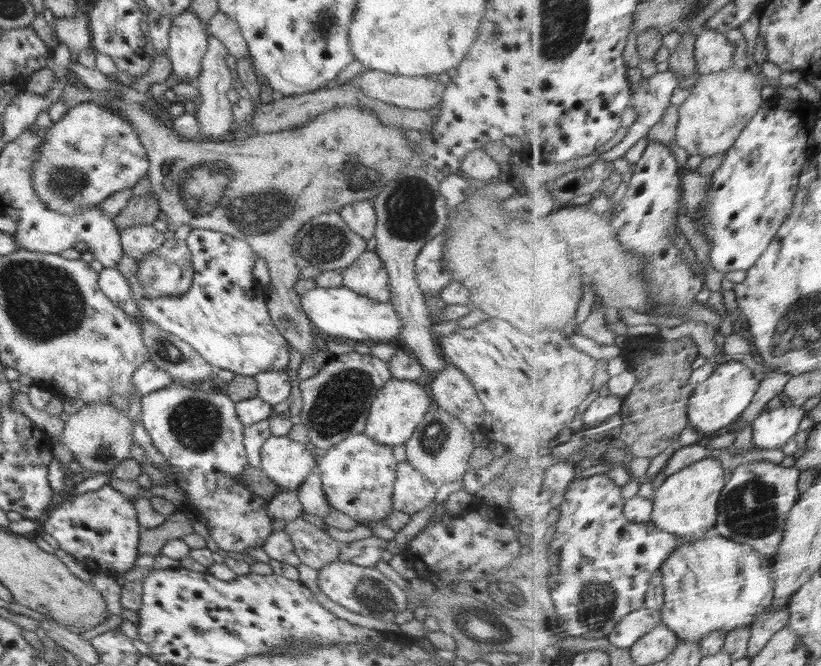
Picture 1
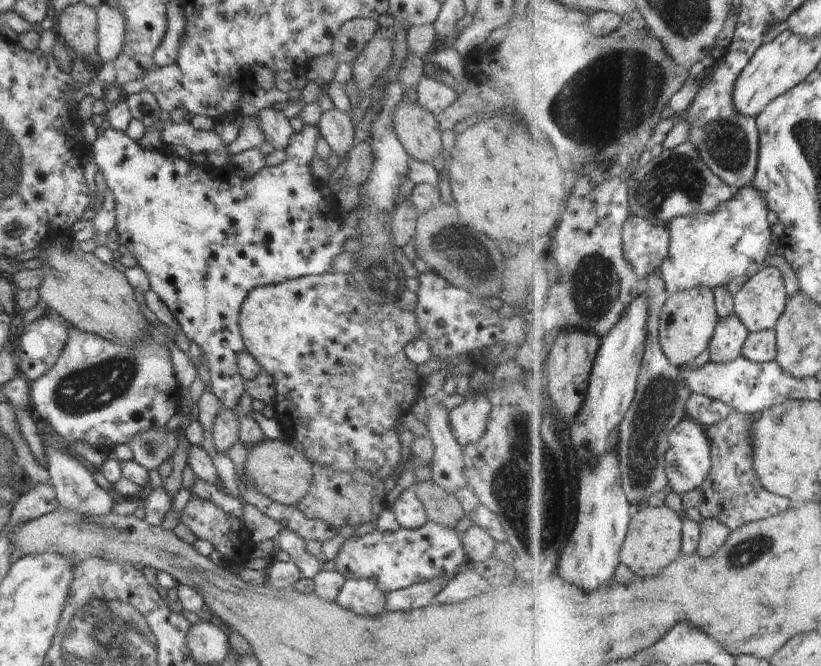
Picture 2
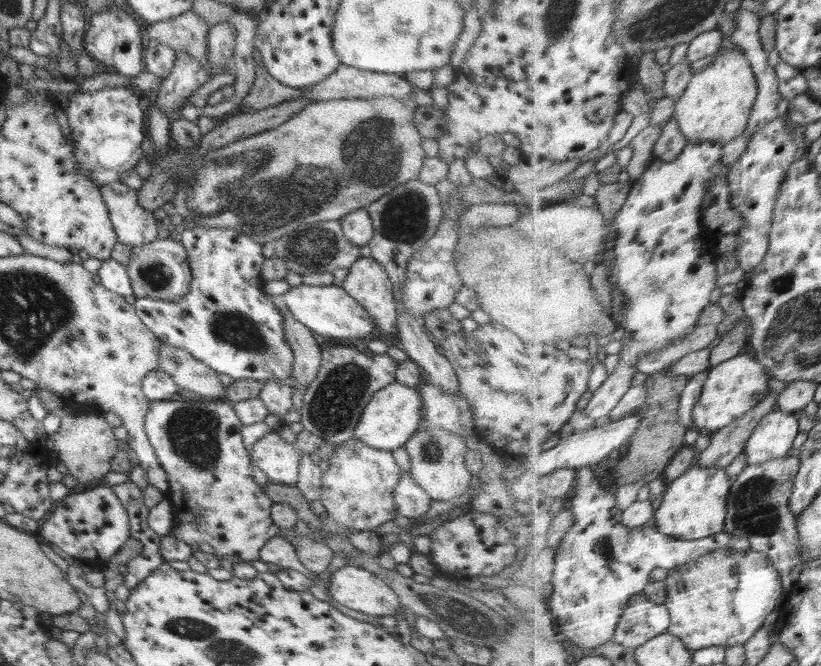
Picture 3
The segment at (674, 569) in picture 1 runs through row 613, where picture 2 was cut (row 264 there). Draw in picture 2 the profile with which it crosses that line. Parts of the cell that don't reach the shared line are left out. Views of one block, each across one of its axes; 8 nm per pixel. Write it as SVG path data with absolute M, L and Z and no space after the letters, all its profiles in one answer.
M748 186L748 188L738 190L734 198L730 198L726 204L722 204L722 208L714 214L696 212L694 216L676 218L668 226L671 245L669 255L660 267L670 296L684 292L684 290L698 288L698 286L708 286L708 288L715 290L720 286L732 284L736 278L756 276L760 270L767 267L766 262L771 256L774 219L770 202L762 196L762 192L756 186Z

